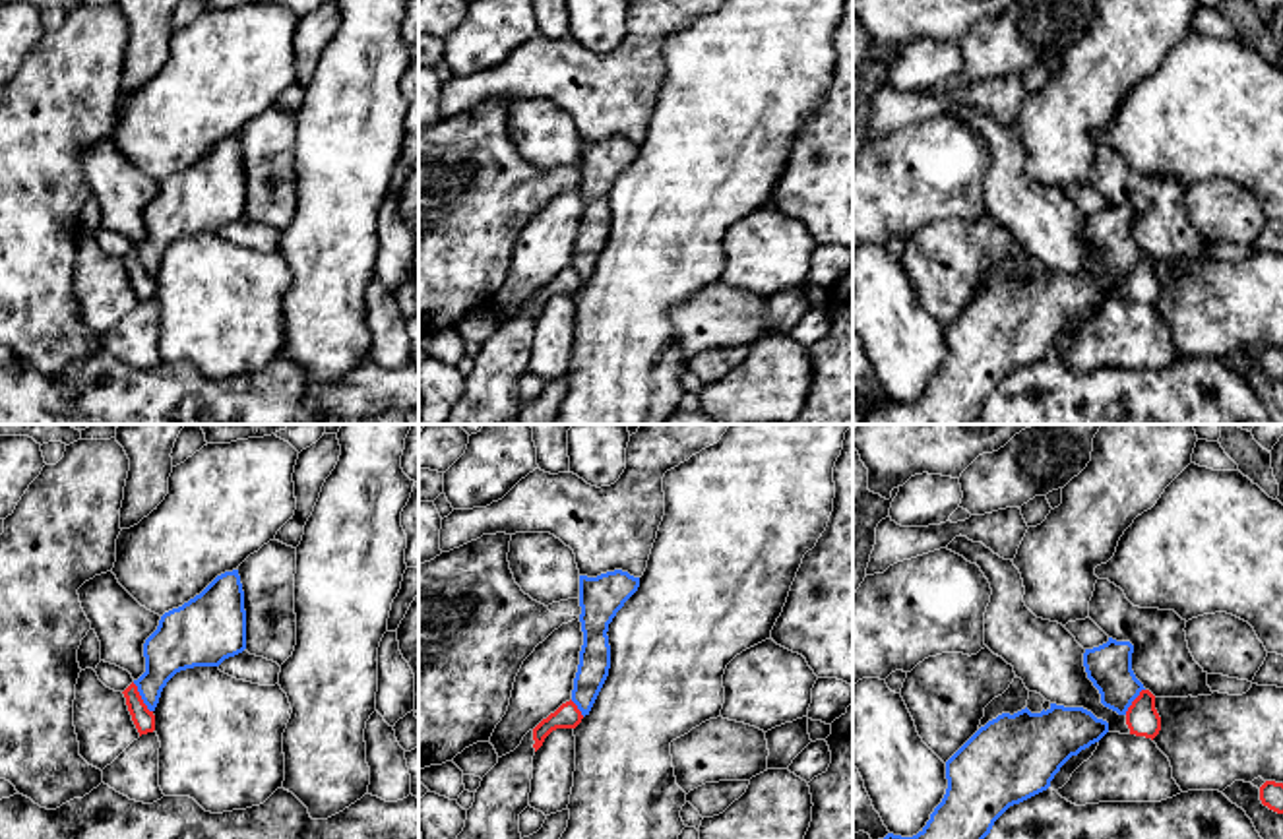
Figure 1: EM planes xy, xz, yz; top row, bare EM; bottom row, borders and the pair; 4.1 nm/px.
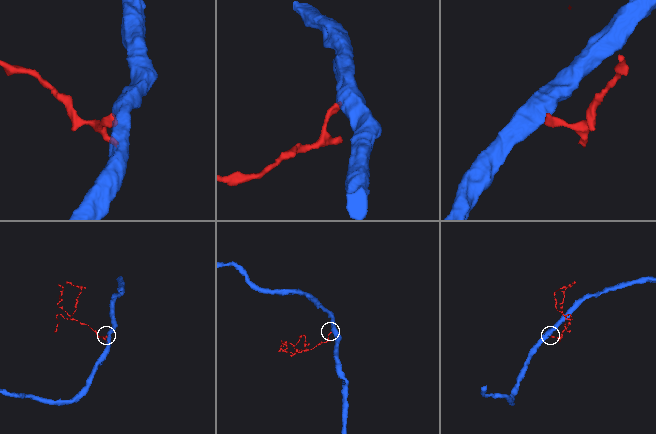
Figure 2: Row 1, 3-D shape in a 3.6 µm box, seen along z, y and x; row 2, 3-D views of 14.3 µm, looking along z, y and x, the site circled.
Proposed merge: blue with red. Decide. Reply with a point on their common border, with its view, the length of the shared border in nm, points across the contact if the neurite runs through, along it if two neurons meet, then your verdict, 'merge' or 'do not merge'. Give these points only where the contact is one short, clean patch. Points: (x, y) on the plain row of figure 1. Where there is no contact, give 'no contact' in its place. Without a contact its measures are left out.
meets blue in xy at (142, 264); contact 150 nm long; border along xy (132, 248), (152, 278); do not merge

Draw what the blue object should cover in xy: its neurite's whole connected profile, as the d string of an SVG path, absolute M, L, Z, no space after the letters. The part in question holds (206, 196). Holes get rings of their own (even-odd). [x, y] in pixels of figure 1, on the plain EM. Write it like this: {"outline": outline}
{"outline": "M238 136L217 141L200 161L165 178L143 209L145 238L134 246L149 277L180 236L219 233L246 215L246 176Z"}

